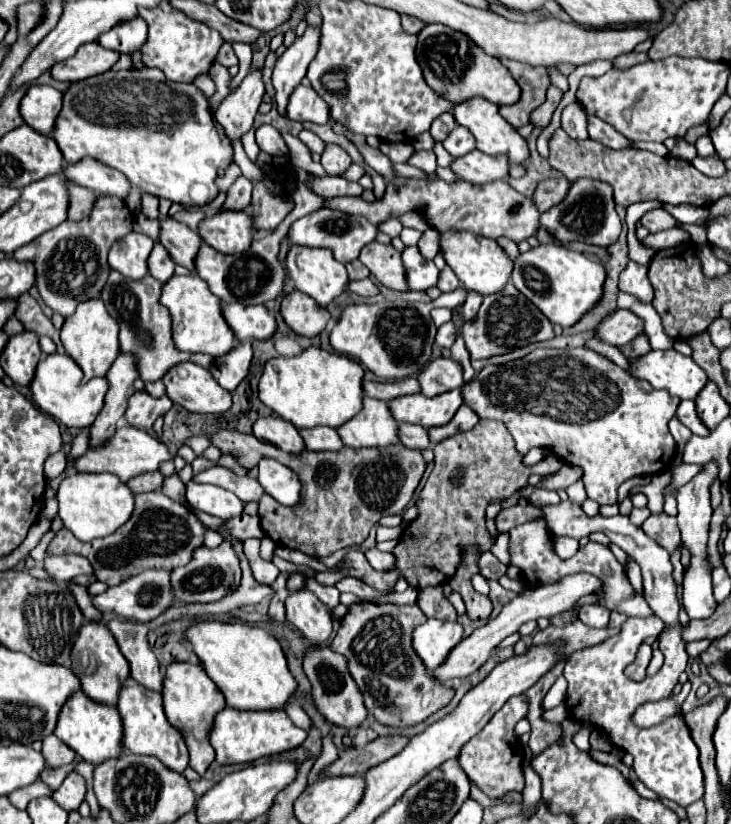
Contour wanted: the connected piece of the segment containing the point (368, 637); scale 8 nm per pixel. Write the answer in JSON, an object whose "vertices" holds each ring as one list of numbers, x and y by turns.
{"vertices":[[354,603,348,607,346,617,340,621,340,629,332,641,332,649,348,657,348,669,356,679,366,709,386,725,408,727,424,721,428,715,444,707,454,691,442,687,428,677,416,653,412,653,412,629,426,621,420,607,406,607,394,603]]}

